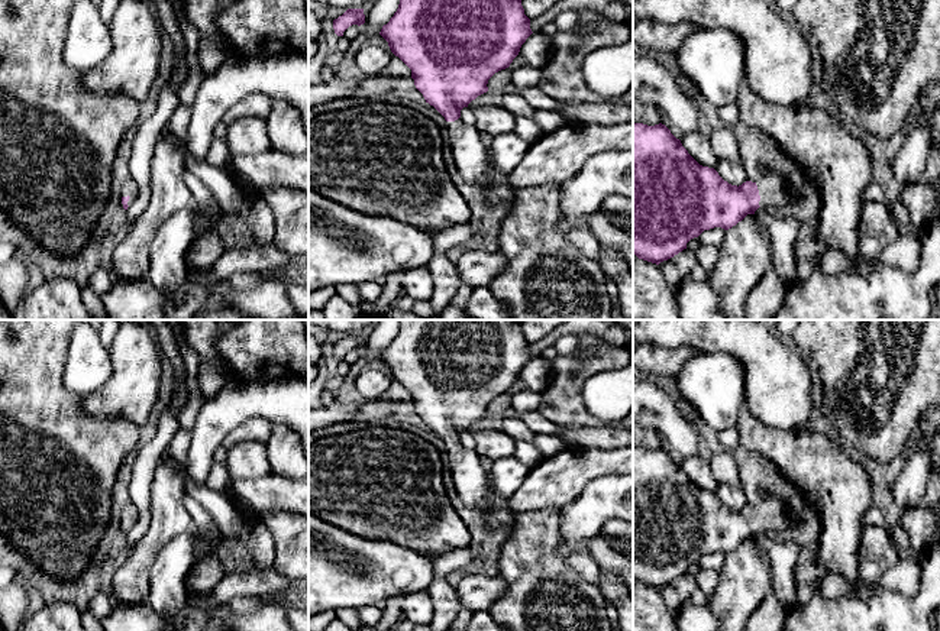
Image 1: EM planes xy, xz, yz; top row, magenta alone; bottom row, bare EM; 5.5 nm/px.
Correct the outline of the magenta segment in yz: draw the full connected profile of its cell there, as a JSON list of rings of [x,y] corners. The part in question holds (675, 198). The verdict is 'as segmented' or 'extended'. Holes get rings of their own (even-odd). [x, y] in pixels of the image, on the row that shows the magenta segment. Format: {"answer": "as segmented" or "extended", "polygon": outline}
{"answer": "extended", "polygon": [[[633,123],[633,253],[639,259],[659,265],[704,230],[729,230],[759,207],[785,206],[794,198],[781,172],[731,185],[714,168],[700,165],[665,124]]]}

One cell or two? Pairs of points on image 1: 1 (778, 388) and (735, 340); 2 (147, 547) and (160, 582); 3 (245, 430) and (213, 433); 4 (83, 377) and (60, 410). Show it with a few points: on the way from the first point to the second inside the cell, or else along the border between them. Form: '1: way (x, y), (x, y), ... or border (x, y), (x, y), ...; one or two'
1: way (771, 377), (746, 352); one
2: border (174, 537), (154, 559), (147, 596); two
3: border (261, 416), (246, 418), (222, 443); two
4: border (65, 358), (63, 384), (78, 395); two

